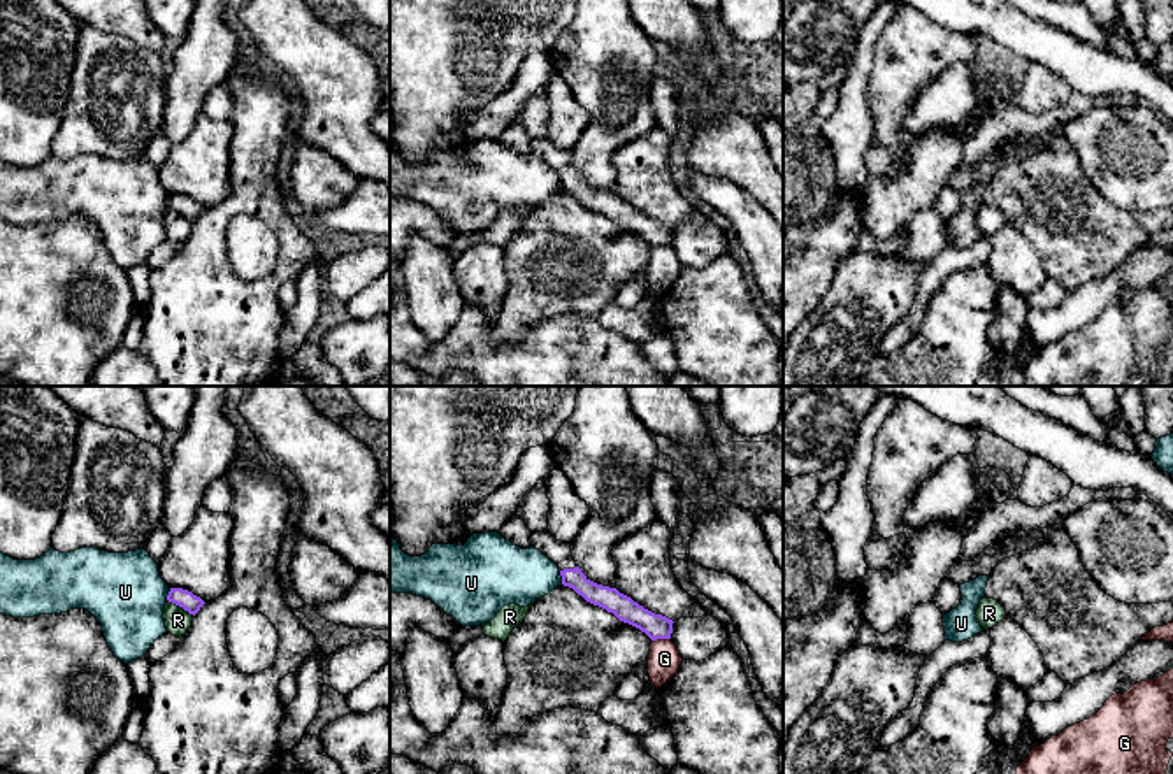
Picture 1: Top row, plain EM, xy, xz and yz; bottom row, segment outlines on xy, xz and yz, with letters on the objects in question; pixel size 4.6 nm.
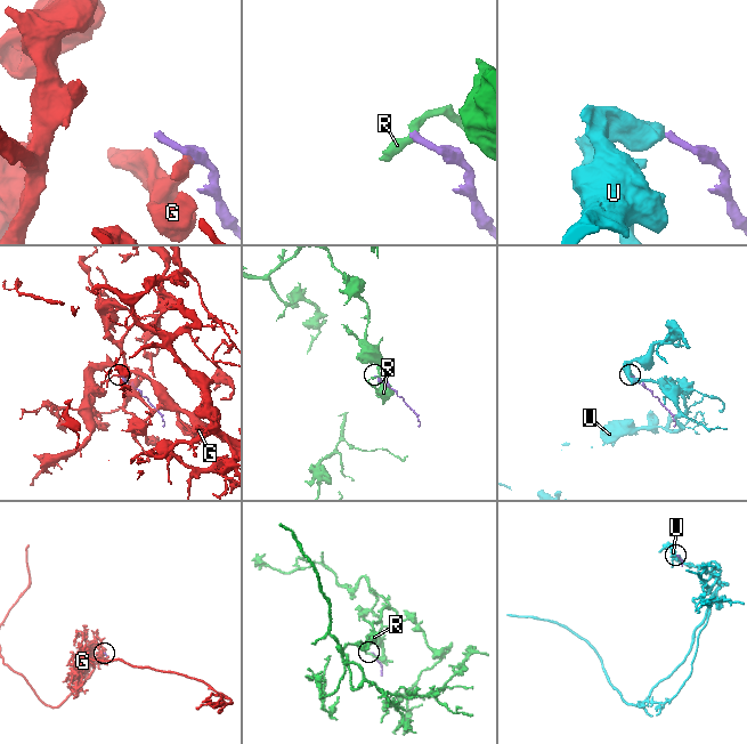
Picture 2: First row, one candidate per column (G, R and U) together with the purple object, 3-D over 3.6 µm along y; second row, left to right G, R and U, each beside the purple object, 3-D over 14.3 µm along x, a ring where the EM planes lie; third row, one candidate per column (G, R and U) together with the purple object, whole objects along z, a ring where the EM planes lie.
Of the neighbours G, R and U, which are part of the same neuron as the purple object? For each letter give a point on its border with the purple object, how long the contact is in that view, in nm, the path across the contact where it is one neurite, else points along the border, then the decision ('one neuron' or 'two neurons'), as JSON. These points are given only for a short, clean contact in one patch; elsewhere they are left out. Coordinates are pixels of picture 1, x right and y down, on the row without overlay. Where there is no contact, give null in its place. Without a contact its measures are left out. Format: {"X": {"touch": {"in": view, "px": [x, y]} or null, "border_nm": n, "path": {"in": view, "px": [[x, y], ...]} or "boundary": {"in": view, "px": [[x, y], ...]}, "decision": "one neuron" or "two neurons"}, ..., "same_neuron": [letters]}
{"G": {"touch": {"in": "xz", "px": [661, 244]}, "border_nm": 90, "boundary": {"in": "xz", "px": [[669, 244], [652, 248]]}, "decision": "two neurons"}, "R": {"touch": {"in": "xy", "px": [181, 213]}, "border_nm": 150, "boundary": {"in": "xy", "px": [[167, 206], [194, 222]]}, "decision": "two neurons"}, "U": {"touch": {"in": "xz", "px": [562, 185]}, "border_nm": 70, "boundary": {"in": "xz", "px": [[559, 178], [562, 190]]}, "decision": "two neurons"}, "same_neuron": []}

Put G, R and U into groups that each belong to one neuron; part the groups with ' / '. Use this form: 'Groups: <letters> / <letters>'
Groups: G / R / U

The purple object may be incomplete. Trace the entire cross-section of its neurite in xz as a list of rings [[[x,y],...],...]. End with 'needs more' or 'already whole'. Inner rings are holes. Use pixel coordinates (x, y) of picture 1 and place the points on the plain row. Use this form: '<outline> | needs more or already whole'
[[[543,137],[532,139],[530,151],[560,176],[562,191],[572,195],[586,209],[613,219],[620,228],[639,235],[651,247],[671,246],[673,226],[644,216],[616,195],[590,188],[576,172],[569,149],[557,147],[548,137]]] | needs more

